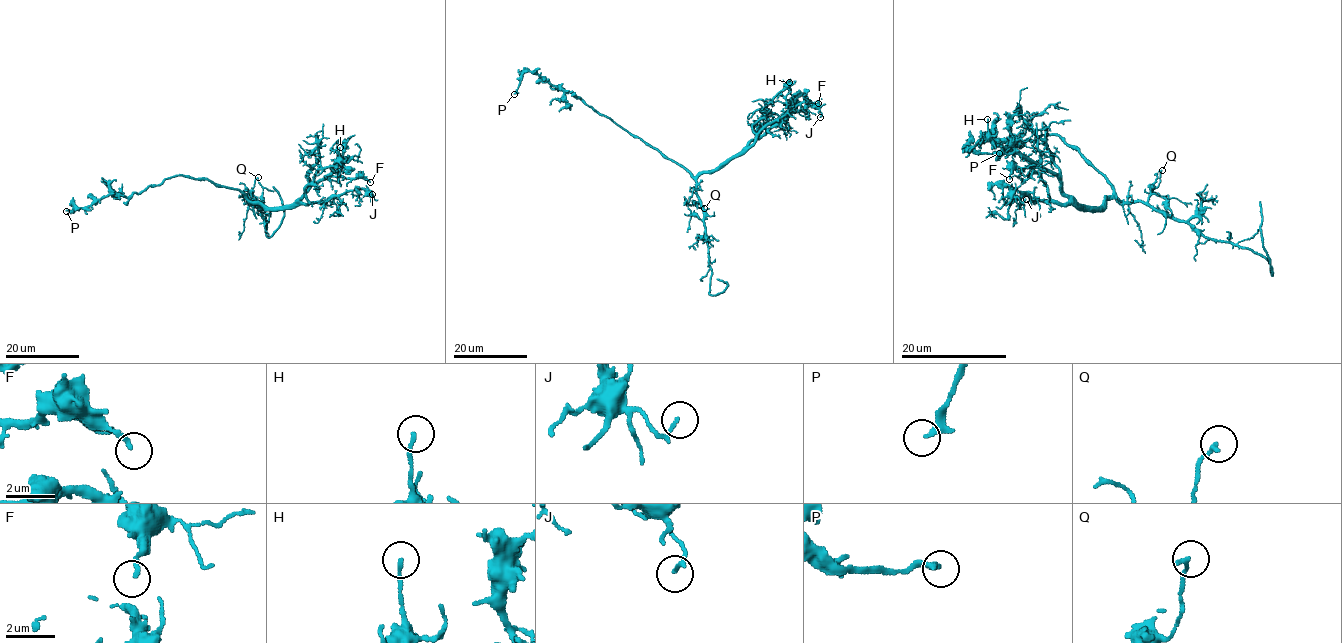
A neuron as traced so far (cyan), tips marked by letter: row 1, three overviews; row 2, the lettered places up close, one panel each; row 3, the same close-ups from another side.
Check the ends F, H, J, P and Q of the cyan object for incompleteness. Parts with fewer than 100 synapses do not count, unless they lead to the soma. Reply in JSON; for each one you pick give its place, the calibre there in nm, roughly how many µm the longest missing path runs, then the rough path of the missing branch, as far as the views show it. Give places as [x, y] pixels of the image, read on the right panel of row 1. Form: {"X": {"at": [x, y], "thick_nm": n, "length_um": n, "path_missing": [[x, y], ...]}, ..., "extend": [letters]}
{"extend": []}

